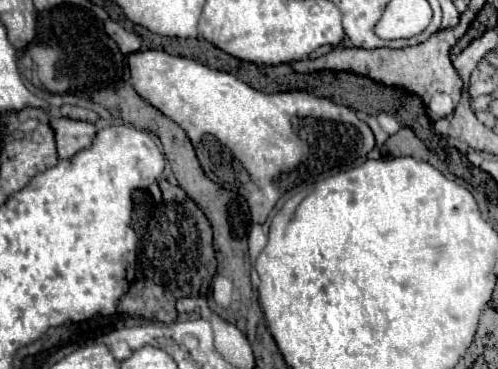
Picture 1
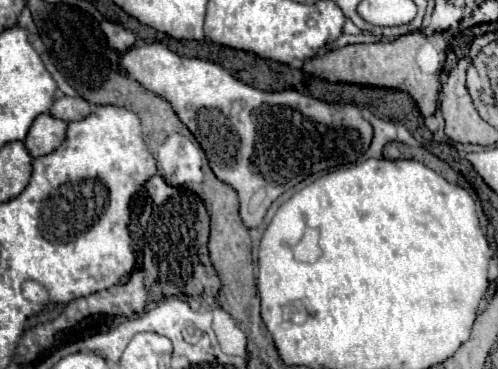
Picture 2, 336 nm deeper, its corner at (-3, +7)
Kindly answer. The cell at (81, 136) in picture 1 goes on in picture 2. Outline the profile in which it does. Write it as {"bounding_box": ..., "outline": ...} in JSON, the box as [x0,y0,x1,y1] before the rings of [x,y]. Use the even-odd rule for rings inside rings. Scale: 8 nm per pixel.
{"bounding_box":[24,114,68,158],"outline":[[[40,114],[32,122],[28,138],[24,140],[24,144],[26,144],[28,152],[34,158],[46,156],[46,154],[54,152],[64,142],[66,128],[68,128],[68,124],[64,120],[58,120],[58,118],[50,116],[50,114]]]}

